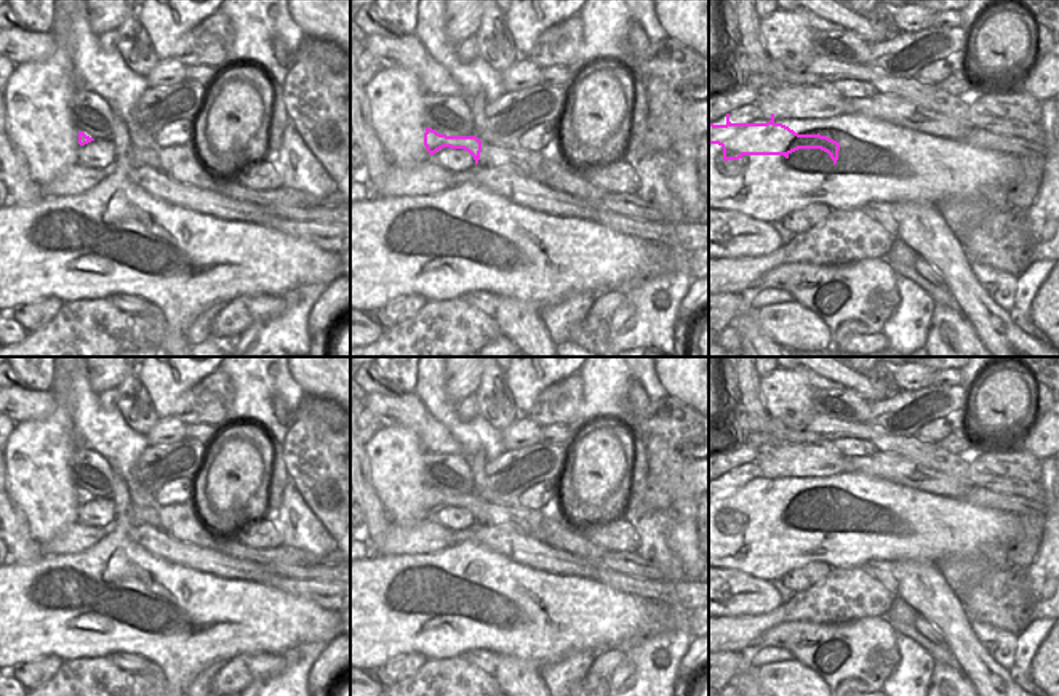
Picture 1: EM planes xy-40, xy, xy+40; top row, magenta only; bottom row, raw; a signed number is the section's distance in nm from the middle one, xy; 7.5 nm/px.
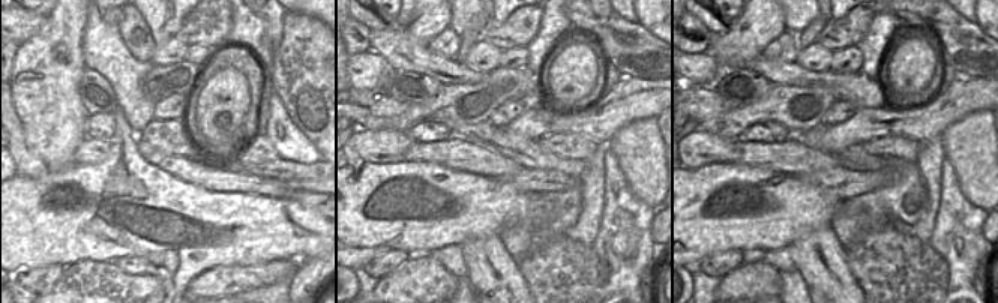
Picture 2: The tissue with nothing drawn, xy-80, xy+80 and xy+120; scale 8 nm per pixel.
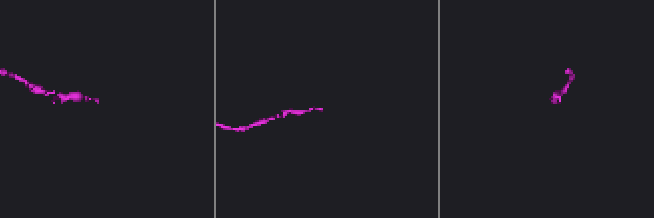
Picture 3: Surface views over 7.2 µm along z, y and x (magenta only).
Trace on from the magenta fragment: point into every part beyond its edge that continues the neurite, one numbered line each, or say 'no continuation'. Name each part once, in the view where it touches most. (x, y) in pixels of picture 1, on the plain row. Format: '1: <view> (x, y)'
no continuation

